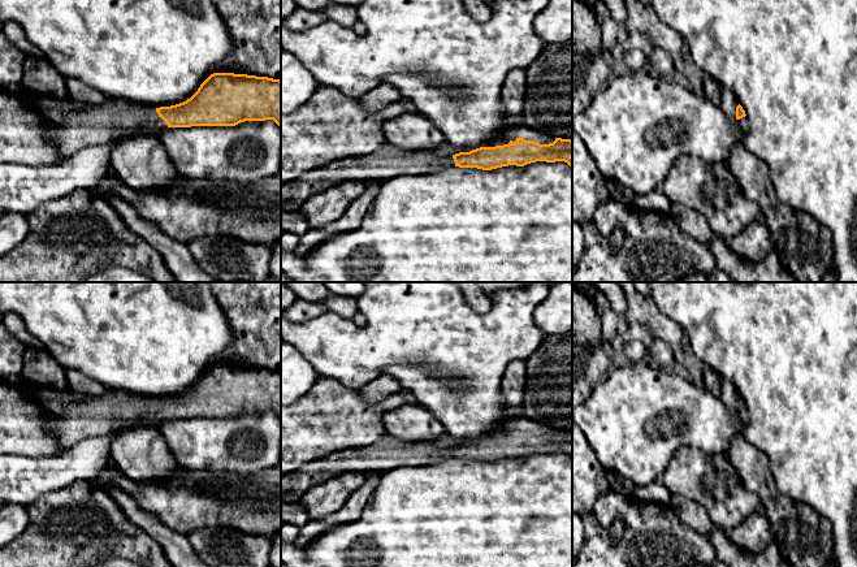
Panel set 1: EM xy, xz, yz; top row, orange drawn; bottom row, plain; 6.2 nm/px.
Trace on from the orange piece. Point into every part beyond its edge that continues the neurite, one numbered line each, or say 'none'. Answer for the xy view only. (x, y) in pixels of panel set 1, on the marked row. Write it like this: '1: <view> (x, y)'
1: xy (76, 125)

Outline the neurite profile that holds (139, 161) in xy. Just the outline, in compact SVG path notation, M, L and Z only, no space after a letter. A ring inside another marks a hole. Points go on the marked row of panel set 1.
M140 133L111 144L111 169L133 190L155 192L170 187L179 176L153 133Z

